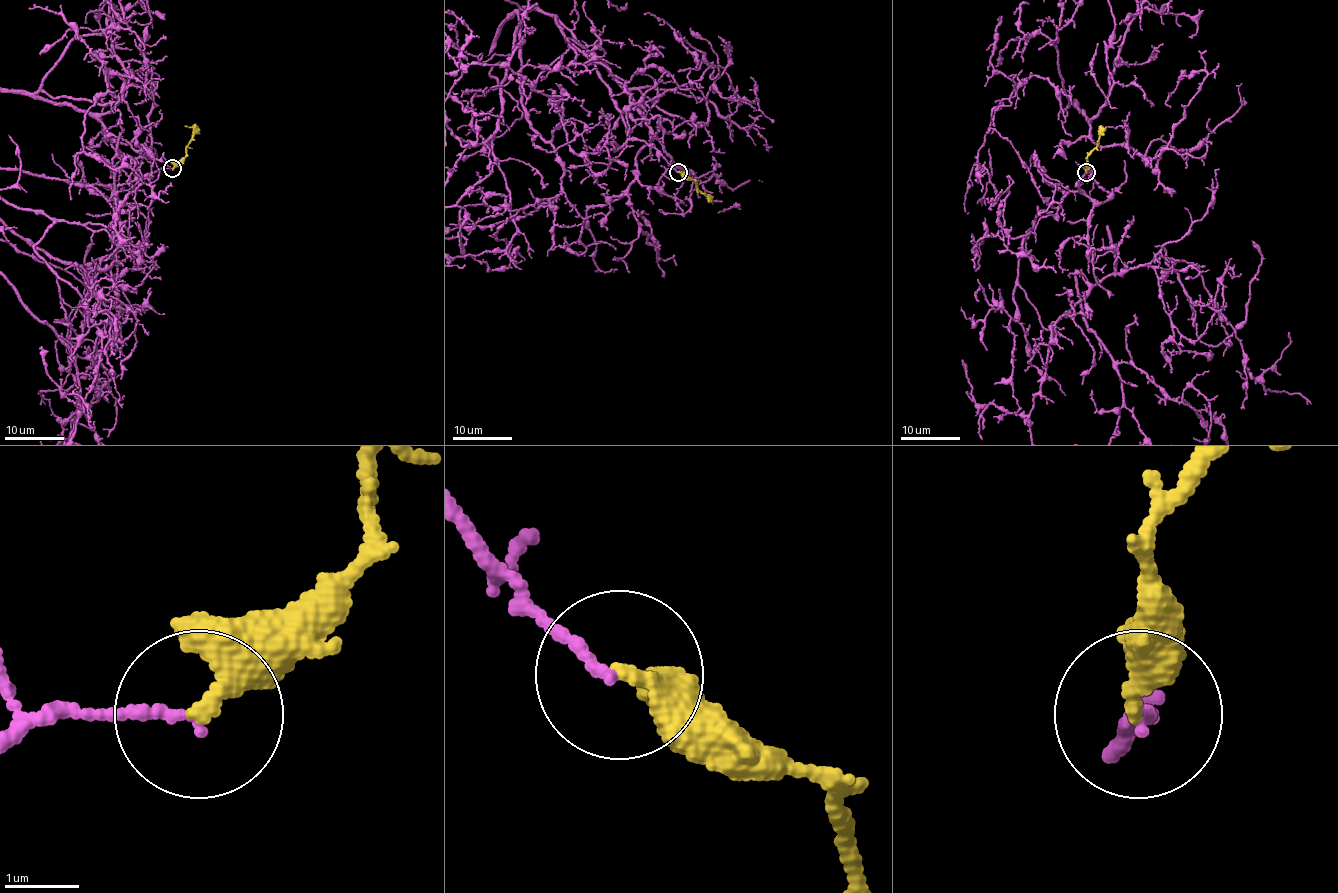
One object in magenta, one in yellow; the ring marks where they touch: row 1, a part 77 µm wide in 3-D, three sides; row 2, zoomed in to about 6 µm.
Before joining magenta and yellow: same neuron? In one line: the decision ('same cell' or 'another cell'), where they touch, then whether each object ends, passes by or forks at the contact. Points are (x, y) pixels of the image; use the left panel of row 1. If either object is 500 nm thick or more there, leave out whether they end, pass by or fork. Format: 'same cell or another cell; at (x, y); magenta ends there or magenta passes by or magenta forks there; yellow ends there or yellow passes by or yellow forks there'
another cell; at (172, 168); magenta ends there; yellow ends there

